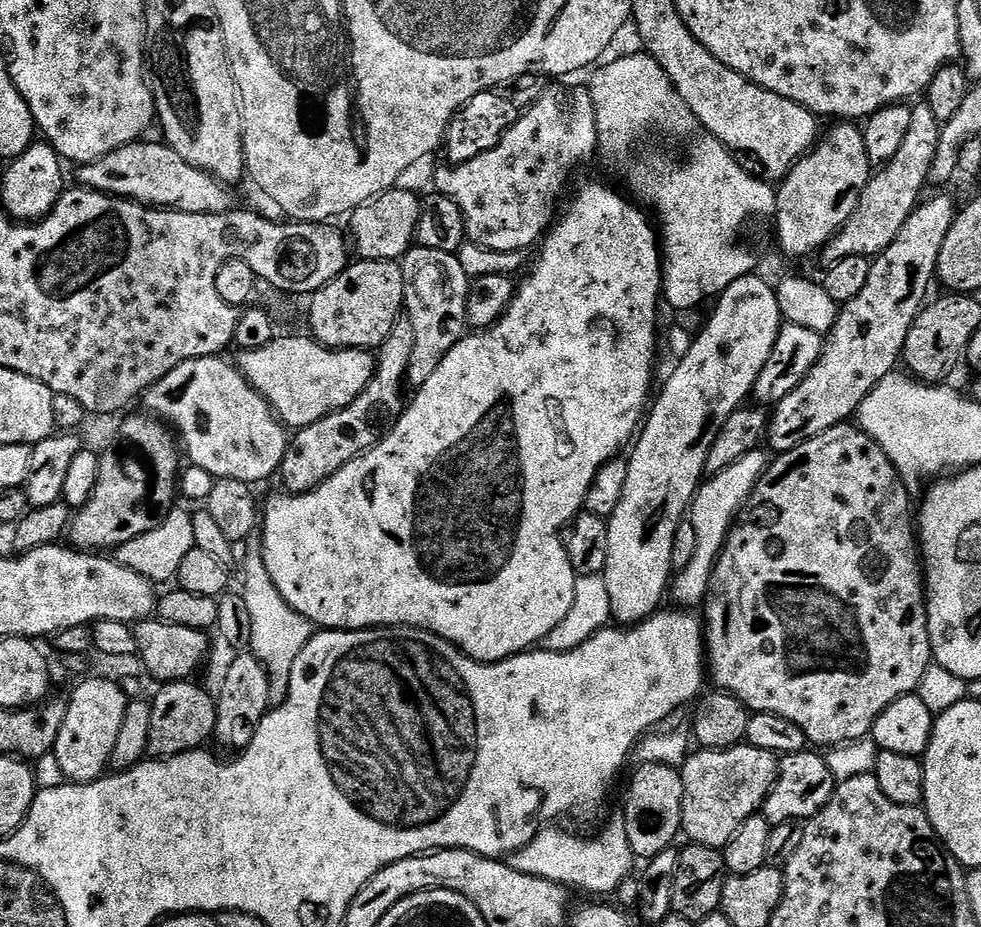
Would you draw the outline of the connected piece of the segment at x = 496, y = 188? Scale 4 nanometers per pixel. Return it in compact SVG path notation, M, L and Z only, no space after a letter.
M581 86L576 92L576 108L571 108L568 104L563 104L560 101L560 96L556 92L548 92L532 109L525 111L519 116L513 125L510 125L505 130L504 136L490 150L473 160L466 161L464 164L455 165L456 172L456 193L454 199L460 208L460 213L464 216L464 234L471 243L482 246L486 250L502 250L503 252L524 252L532 243L539 241L551 229L554 221L557 219L558 211L556 212L556 203L560 200L560 195L564 192L564 187L568 184L568 179L575 174L576 168L580 168L592 155L597 155L598 152L598 126L595 124L594 103L591 102L591 94L587 87Z

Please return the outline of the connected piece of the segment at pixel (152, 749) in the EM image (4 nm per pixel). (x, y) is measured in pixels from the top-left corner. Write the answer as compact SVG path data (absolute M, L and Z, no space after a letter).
M191 679L170 680L159 685L156 697L150 700L152 709L146 717L148 733L147 755L152 758L177 756L183 752L194 752L205 747L204 744L218 728L216 698L210 691L192 684Z

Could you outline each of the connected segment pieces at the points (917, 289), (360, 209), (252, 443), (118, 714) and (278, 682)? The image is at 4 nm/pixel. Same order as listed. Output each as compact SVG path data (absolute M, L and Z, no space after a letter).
M932 196L927 200L928 197L923 202L917 204L916 209L910 214L910 218L906 218L902 230L898 230L894 242L890 242L890 246L886 246L886 250L871 261L868 275L863 277L856 296L842 304L840 313L834 322L831 332L827 333L822 354L818 358L818 362L812 366L810 374L806 374L806 378L789 396L775 403L776 408L771 411L768 429L766 431L766 444L769 444L767 447L773 453L789 452L794 446L800 445L802 441L808 440L810 437L816 437L820 432L825 432L834 426L851 421L859 413L866 394L870 394L870 390L874 390L874 386L878 386L878 382L882 382L892 372L897 371L904 354L904 347L906 346L906 334L910 334L910 326L916 321L916 316L920 313L920 309L924 307L926 301L929 299L928 287L931 286L932 280L934 284L934 281L937 279L936 267L938 266L938 254L942 254L942 242L946 242L946 234L950 234L950 226L954 222L958 211L958 204L955 204L948 196Z
M397 186L395 188L391 188L390 190L386 190L382 194L378 194L374 198L370 198L363 204L362 206L358 206L355 208L353 212L350 214L350 221L352 220L352 240L350 236L350 244L356 247L356 256L359 257L361 260L394 260L399 261L402 257L407 254L408 249L413 247L414 241L417 239L418 236L418 229L420 226L420 210L422 207L422 200L421 197L416 197L414 193L411 192L410 189L404 188L405 186Z
M203 356L182 362L144 393L142 404L175 433L187 463L208 471L216 480L240 480L256 486L259 480L268 480L275 472L277 475L281 471L290 443L289 433L277 420L266 398L252 389L235 363L228 361L227 364L220 356Z
M92 674L79 682L81 684L73 690L72 696L67 697L66 718L62 730L58 730L54 755L58 758L58 766L62 766L65 781L89 784L109 771L114 742L118 742L118 734L124 731L129 719L130 699L115 680Z
M259 547L252 548L244 556L244 589L242 595L246 602L246 610L250 610L250 642L248 648L256 656L258 662L268 672L268 699L279 702L288 695L290 670L294 670L294 662L298 654L314 635L314 625L302 614L298 614L278 594L278 586L270 578L266 570L263 551Z

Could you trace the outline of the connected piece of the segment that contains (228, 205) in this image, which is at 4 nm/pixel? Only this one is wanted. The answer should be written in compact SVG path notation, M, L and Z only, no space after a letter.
M163 142L127 144L92 164L79 165L79 183L96 192L107 192L109 196L123 196L126 200L135 200L138 204L147 204L154 208L166 208L190 214L207 212L226 212L233 207L233 189L215 180L210 174L190 166L174 150Z

